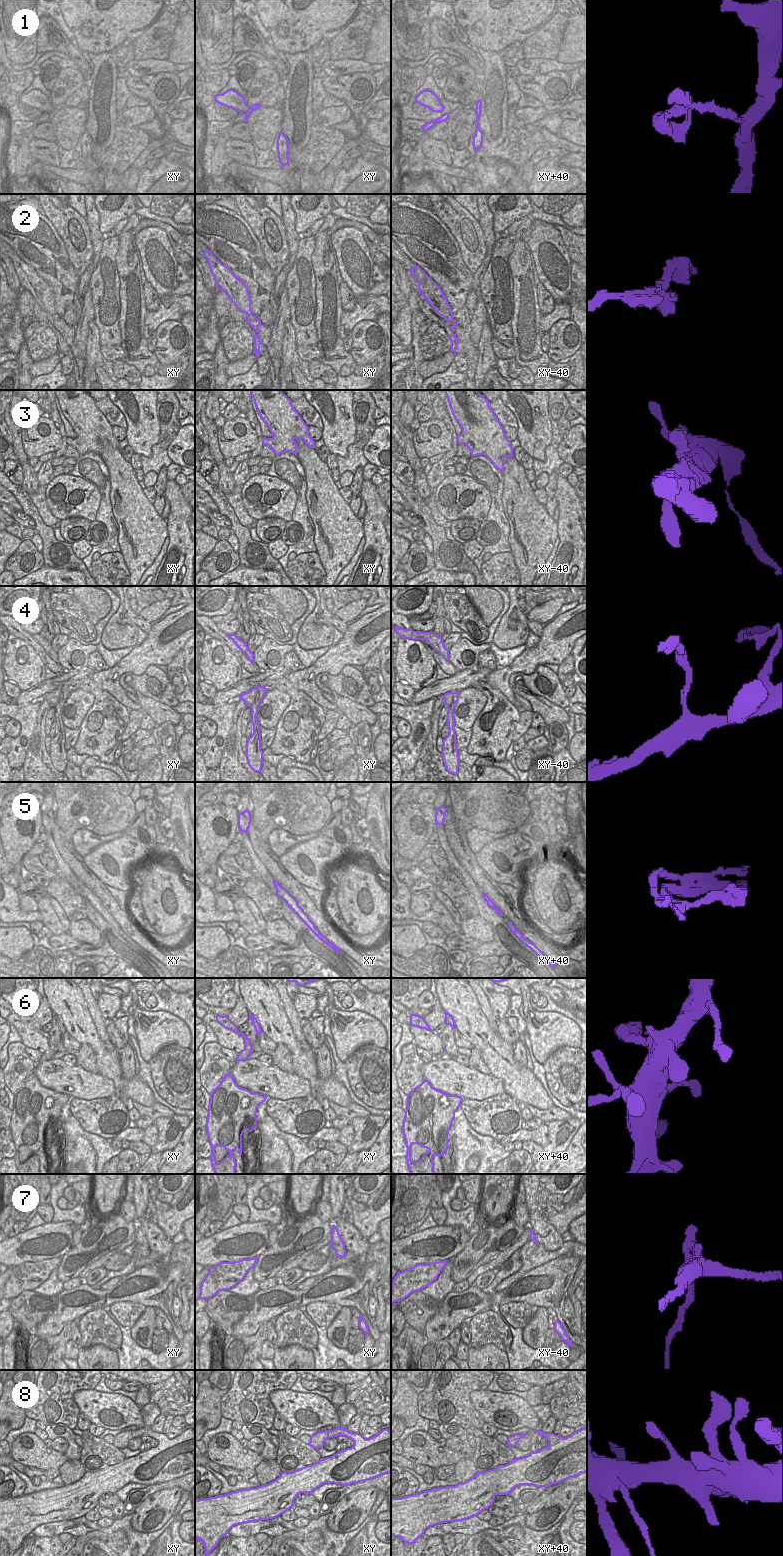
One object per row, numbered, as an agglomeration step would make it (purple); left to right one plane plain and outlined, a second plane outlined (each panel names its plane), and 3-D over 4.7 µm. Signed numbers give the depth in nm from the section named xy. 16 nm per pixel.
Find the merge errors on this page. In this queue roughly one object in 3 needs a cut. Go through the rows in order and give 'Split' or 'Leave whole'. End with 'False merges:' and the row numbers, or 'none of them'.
1: Split
2: Leave whole
3: Leave whole
4: Leave whole
5: Split
6: Leave whole
7: Split
8: Leave whole
False merges: 1, 5, 7

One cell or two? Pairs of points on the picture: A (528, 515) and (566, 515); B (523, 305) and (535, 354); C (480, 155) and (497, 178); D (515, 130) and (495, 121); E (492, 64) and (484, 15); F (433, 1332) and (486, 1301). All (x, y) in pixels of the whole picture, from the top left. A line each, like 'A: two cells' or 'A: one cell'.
A: two cells
B: one cell
C: one cell
D: two cells
E: two cells
F: one cell

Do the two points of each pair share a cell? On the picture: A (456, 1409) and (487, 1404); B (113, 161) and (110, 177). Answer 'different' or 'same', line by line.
A: different
B: different

